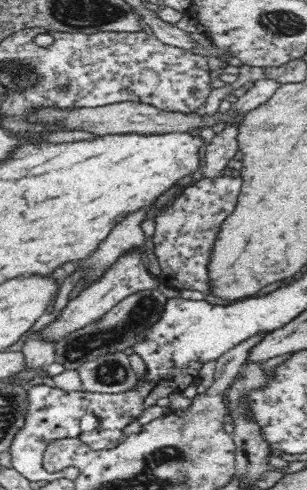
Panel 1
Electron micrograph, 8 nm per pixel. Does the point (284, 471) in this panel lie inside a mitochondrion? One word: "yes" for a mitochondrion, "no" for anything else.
no

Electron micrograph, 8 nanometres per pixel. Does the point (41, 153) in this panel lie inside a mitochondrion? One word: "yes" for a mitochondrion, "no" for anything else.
no

